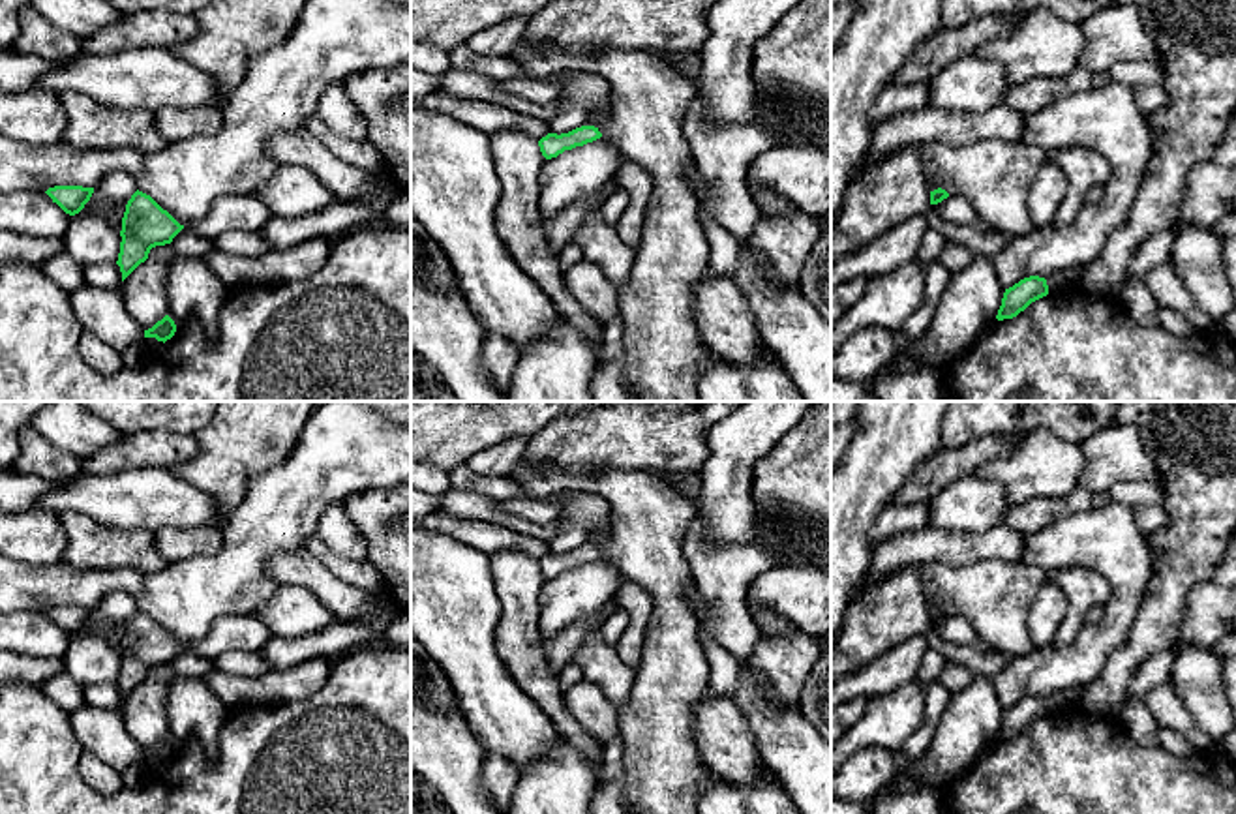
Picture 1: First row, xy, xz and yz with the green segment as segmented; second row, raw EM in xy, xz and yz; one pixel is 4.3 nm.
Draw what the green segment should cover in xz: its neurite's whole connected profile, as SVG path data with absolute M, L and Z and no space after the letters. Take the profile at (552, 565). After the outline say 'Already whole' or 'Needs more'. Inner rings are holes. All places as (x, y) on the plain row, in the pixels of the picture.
M521 461L508 478L535 501L559 493L595 493L610 505L611 536L606 544L581 546L561 555L548 553L538 566L542 576L551 580L604 555L619 566L628 581L653 596L655 606L645 626L643 655L630 700L617 707L623 741L623 801L632 814L698 814L707 767L696 745L694 709L707 696L711 668L700 641L700 617L686 598L694 578L681 548L683 536L698 516L696 503L651 471L602 469L585 476L561 469L538 469Z. Needs more

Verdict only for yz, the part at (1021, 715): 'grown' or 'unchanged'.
unchanged

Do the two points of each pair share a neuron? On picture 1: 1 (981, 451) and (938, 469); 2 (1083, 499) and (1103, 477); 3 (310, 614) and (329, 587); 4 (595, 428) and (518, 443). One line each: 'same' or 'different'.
1: same
2: different
3: different
4: different

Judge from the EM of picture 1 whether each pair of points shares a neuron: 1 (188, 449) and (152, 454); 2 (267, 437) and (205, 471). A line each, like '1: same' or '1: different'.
1: same
2: same

